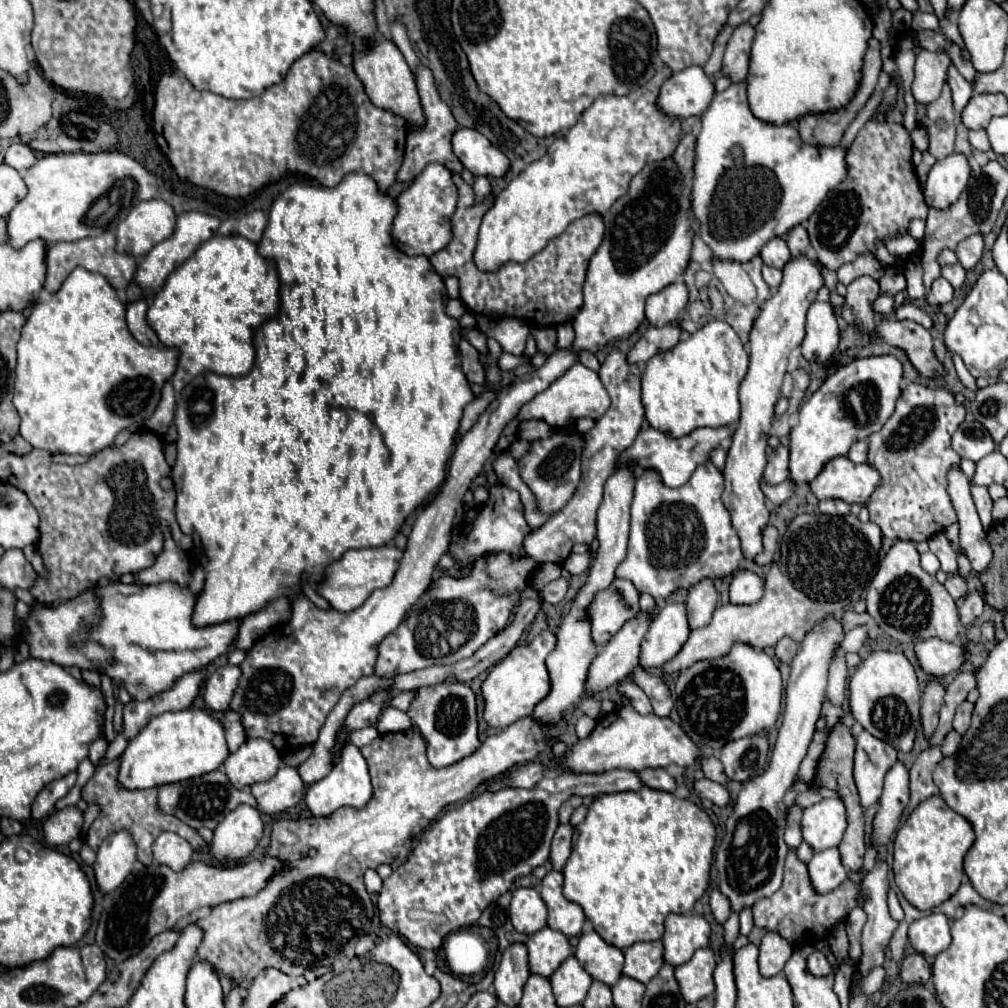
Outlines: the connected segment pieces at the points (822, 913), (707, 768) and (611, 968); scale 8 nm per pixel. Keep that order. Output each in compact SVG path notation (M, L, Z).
M790 850L788 858L786 858L786 866L784 866L784 882L780 886L778 892L774 892L768 898L758 900L752 906L754 912L754 924L760 928L768 928L772 932L778 932L780 936L784 936L790 944L800 944L800 946L808 946L808 944L816 944L818 940L824 940L834 926L844 920L844 916L858 906L858 890L850 880L844 880L834 892L830 894L816 894L812 890L810 878L808 878L808 870L806 864L802 864L796 858L796 852Z
M708 756L708 758L702 758L700 760L700 766L702 766L702 772L706 778L718 782L718 784L726 784L728 778L724 778L724 768L720 766L720 760L716 756Z
M594 930L580 936L574 956L594 980L604 982L606 986L616 984L622 976L624 966L622 950L606 944Z

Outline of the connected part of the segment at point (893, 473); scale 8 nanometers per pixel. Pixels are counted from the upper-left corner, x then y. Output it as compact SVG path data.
M906 382L894 414L880 432L868 436L868 464L878 470L880 484L866 500L870 520L880 526L882 536L894 540L928 540L956 522L956 510L948 496L948 470L960 466L950 438L964 422L966 408L956 404L946 386Z

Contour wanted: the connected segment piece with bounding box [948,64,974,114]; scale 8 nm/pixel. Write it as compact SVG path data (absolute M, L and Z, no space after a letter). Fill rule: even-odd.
M954 64L948 66L948 86L952 90L952 100L954 100L954 110L956 114L960 114L964 110L964 106L968 104L968 100L972 98L974 90L972 84L964 80L964 76L956 70Z

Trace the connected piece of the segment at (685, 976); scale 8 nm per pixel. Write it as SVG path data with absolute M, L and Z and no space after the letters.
M700 948L694 952L694 956L686 962L676 966L676 982L682 992L682 998L686 1002L698 1002L700 998L706 998L714 994L714 980L712 972L716 966L716 956L710 948Z

